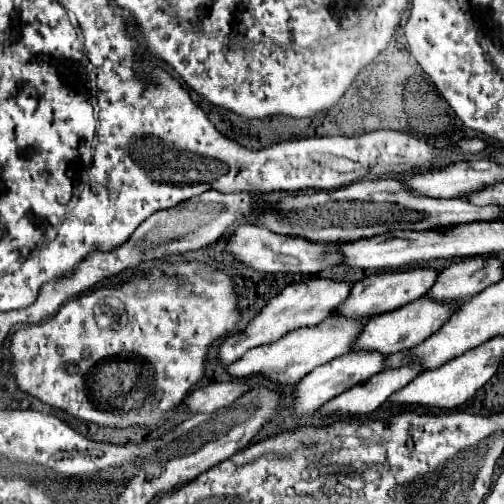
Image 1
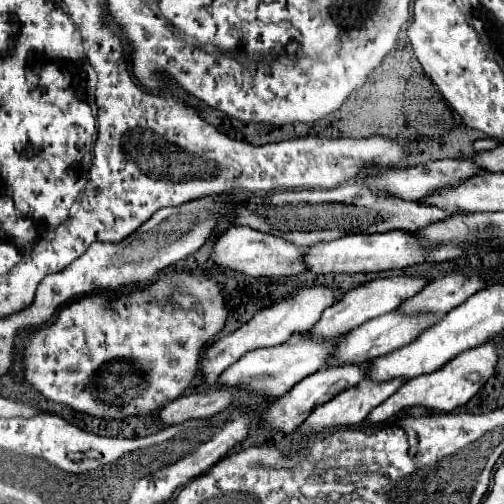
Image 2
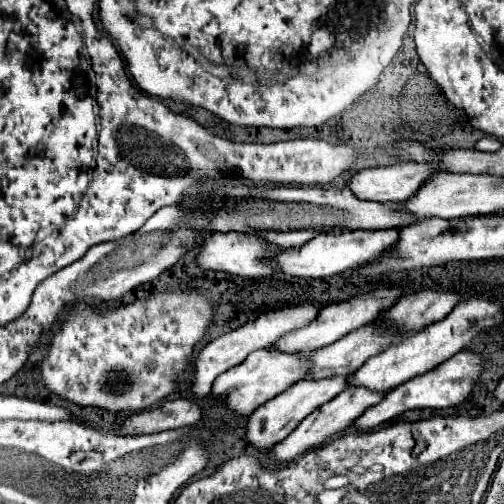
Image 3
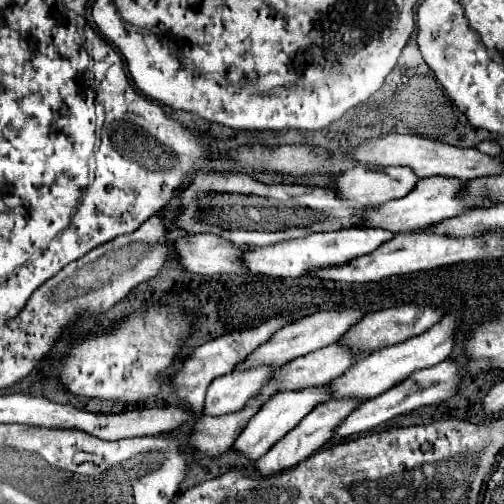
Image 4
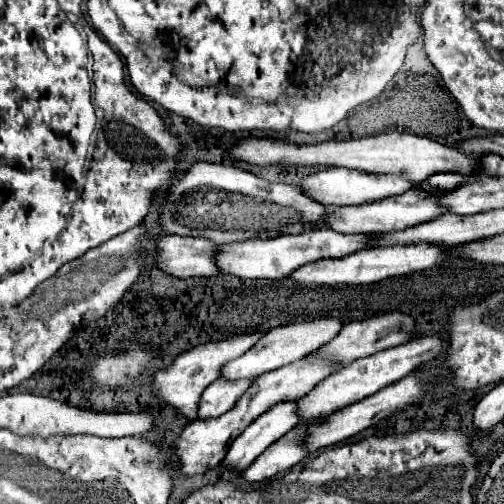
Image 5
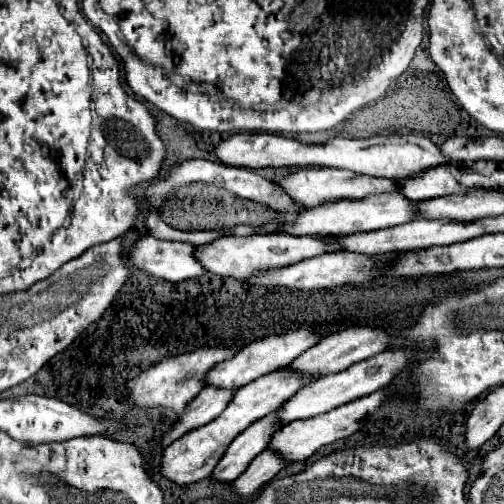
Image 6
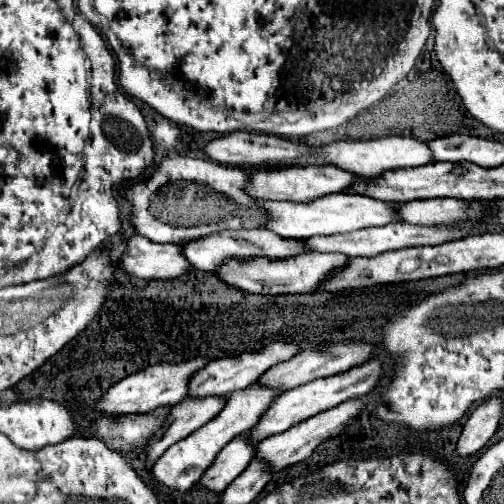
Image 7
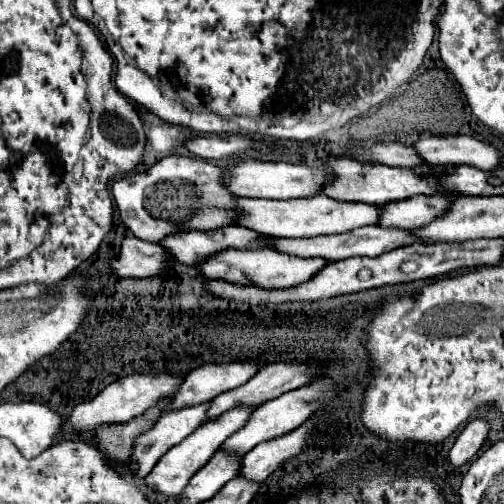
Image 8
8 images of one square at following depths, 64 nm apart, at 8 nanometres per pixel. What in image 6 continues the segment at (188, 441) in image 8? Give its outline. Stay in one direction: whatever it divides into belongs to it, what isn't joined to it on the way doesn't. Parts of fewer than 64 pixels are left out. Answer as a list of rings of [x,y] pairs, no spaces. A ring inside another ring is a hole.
[[[280,368],[280,370],[274,370],[270,374],[264,374],[264,376],[256,378],[254,382],[246,384],[244,388],[238,388],[232,402],[228,404],[228,408],[218,418],[214,418],[212,422],[208,422],[204,426],[194,428],[192,432],[186,432],[184,436],[174,440],[164,450],[162,474],[166,478],[170,478],[172,482],[176,482],[176,484],[190,484],[190,482],[196,482],[200,478],[210,476],[212,468],[216,468],[216,464],[224,456],[226,448],[230,446],[230,442],[240,432],[244,432],[252,422],[264,418],[264,414],[270,414],[272,410],[278,410],[280,404],[288,402],[290,396],[294,396],[298,390],[302,390],[312,380],[316,380],[316,376],[312,376],[312,374],[304,376],[304,372],[294,372],[292,368]]]

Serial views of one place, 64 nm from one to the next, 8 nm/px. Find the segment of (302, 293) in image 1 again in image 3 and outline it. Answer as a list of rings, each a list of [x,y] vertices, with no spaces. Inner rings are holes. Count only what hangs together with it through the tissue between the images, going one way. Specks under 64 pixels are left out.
[[[304,302],[304,304],[294,304],[290,308],[280,308],[280,310],[274,310],[274,312],[268,312],[268,314],[262,314],[258,316],[254,322],[248,322],[224,336],[218,336],[216,340],[208,342],[202,352],[198,354],[198,358],[194,360],[194,370],[196,370],[196,376],[192,378],[192,392],[196,396],[208,396],[210,390],[212,390],[212,384],[216,380],[216,376],[220,376],[222,372],[226,372],[228,368],[240,364],[250,352],[254,350],[260,350],[260,348],[270,348],[272,344],[276,344],[276,340],[280,340],[282,336],[286,336],[288,332],[292,330],[298,330],[298,328],[304,328],[306,324],[310,324],[312,320],[316,320],[316,314],[320,312],[324,304],[322,302]]]

